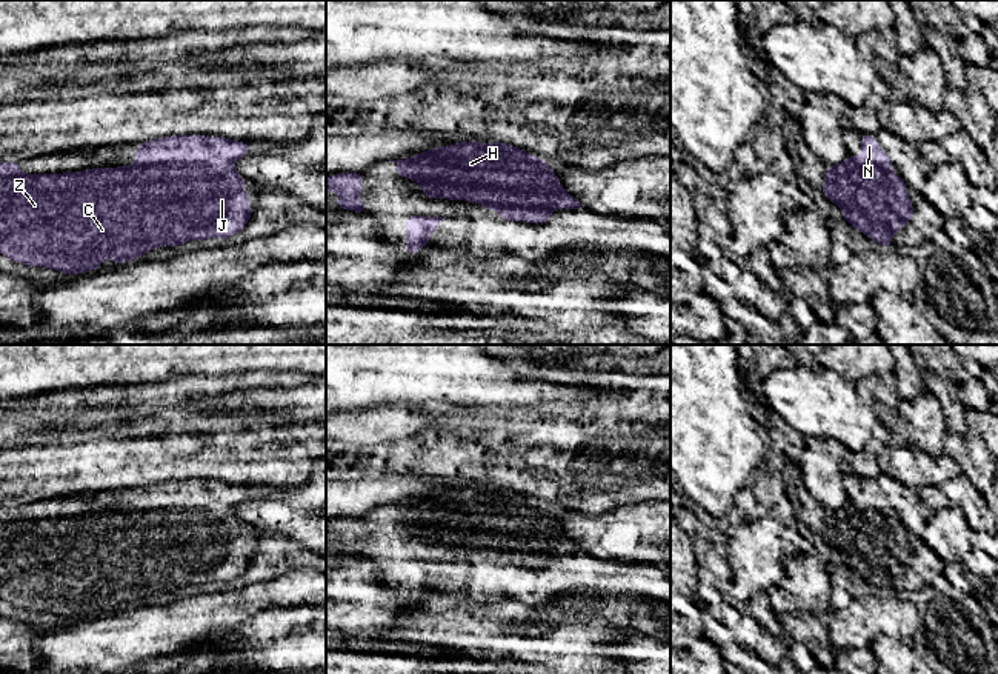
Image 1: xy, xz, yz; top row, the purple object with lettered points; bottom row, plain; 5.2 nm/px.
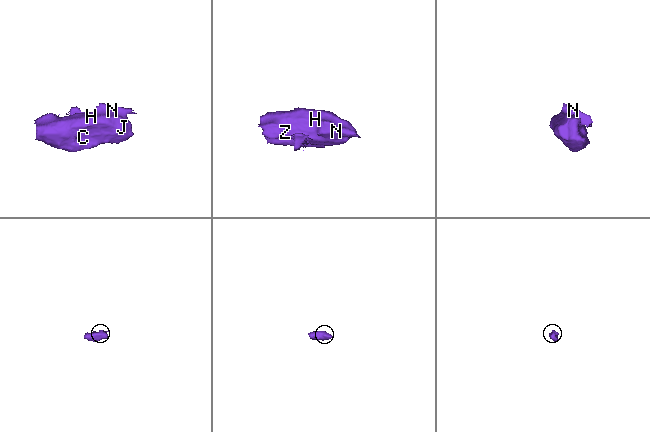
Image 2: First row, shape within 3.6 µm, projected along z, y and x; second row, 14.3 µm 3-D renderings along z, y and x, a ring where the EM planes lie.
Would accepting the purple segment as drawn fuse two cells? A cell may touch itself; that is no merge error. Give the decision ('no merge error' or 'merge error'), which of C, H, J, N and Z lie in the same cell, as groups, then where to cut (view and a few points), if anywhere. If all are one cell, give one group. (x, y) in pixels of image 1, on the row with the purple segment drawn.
no merge error; C H J N Z; no cut

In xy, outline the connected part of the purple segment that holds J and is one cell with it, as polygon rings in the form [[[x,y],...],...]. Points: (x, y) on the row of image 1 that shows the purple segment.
[[[192,134],[141,142],[134,166],[22,174],[22,162],[0,162],[0,254],[71,275],[100,269],[103,259],[121,265],[158,246],[234,237],[254,206],[232,162],[251,151],[246,142]]]

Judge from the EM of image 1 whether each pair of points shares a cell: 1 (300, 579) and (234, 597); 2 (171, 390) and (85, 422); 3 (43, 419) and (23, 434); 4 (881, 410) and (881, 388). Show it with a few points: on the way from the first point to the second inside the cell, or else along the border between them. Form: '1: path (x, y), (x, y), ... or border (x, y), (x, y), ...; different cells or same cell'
1: path (283, 591), (251, 597); same cell
2: border (91, 407), (142, 403), (162, 403), (165, 407); different cells
3: path (39, 423), (28, 430); same cell
4: path (881, 405), (881, 393); same cell

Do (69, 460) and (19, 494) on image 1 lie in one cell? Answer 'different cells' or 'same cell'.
same cell

